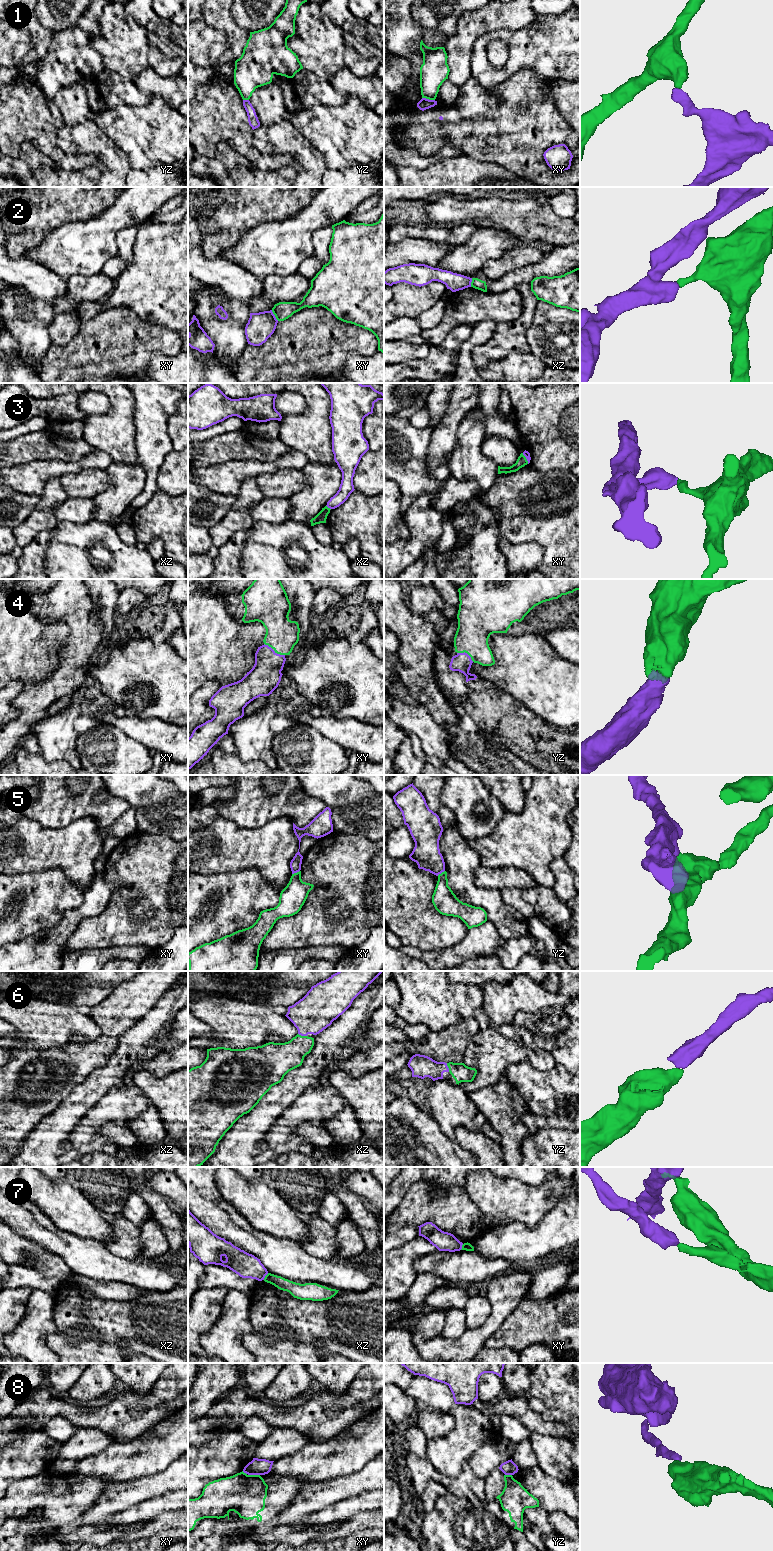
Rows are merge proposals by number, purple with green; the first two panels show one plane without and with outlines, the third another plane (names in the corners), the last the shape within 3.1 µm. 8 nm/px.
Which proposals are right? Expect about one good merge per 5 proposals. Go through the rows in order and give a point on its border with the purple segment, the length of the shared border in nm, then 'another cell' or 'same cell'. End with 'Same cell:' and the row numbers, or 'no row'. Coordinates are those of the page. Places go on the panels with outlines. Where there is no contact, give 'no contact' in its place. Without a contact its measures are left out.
1: contact xy (428, 99); length 110 nm; another cell
2: contact xy (274, 315); length 110 nm; another cell
3: contact xz (328, 507); length 50 nm; another cell
4: contact xy (273, 650); length 190 nm; same cell
5: contact xy (295, 872); length 70 nm; another cell
6: contact xz (302, 1035); length 80 nm; same cell
7: contact xz (265, 1275); length 70 nm; another cell
8: contact xy (254, 1474); length 100 nm; another cell
Same cell: 4, 6

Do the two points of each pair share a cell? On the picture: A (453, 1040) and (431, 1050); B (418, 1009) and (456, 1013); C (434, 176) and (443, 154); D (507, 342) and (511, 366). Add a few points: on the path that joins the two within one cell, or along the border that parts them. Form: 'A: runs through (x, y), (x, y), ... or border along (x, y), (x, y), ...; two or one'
A: runs through (448, 1045), (436, 1047); one
B: runs through (427, 1009), (447, 1009); one
C: border along (461, 153), (455, 157), (435, 161), (431, 164); two
D: border along (529, 350), (511, 352), (488, 364); two

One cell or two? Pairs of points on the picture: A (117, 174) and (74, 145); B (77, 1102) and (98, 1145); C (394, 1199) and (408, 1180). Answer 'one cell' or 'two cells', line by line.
A: one cell
B: two cells
C: one cell

